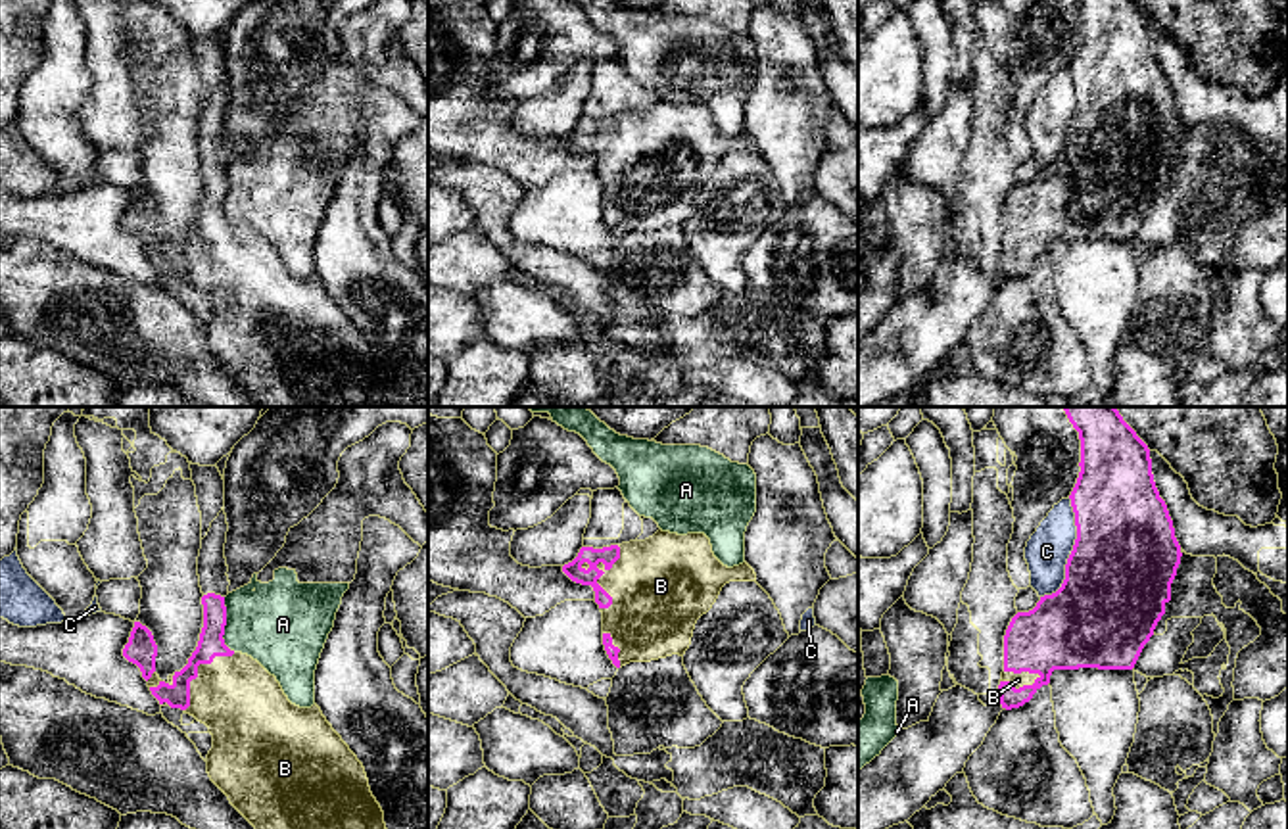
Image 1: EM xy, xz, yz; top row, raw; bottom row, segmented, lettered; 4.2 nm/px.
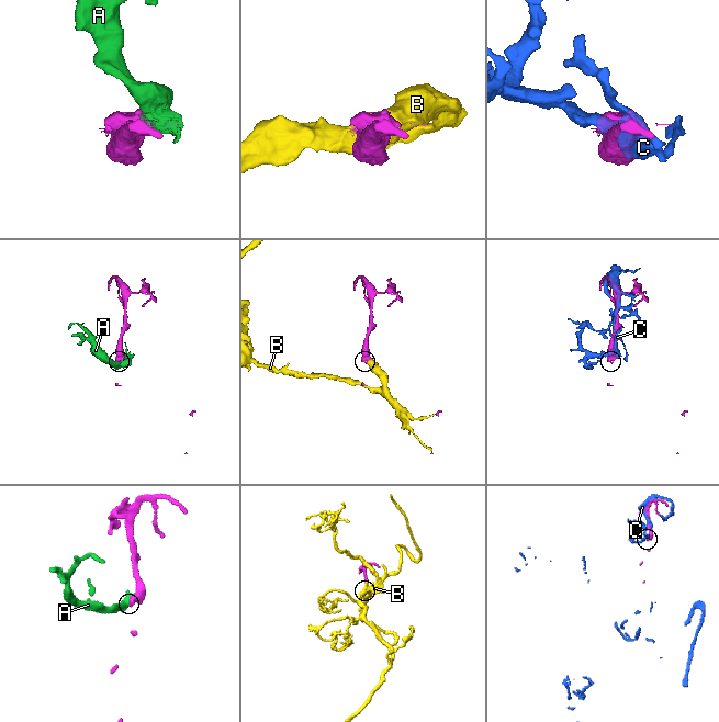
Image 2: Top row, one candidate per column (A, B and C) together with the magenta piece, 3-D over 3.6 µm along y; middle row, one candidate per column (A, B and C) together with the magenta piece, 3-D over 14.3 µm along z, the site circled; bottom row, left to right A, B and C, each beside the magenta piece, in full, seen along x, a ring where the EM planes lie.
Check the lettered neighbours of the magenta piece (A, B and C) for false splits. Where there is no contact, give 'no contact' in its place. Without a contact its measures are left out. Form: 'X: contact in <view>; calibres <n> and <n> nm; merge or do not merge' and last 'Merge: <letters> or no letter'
A: contact in xy; calibres 110 and 380 nm; do not merge
B: contact in xz; calibres 80 and 380 nm; merge
C: contact in yz; calibres 440 and 180 nm; do not merge
Merge: B

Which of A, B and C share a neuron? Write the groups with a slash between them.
A / B / C

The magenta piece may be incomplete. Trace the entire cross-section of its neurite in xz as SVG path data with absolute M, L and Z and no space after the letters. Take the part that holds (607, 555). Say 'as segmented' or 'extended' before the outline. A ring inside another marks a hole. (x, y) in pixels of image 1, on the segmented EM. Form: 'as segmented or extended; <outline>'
extended; M662 530L645 541L582 547L562 572L593 587L603 612L603 645L616 668L683 656L697 620L712 608L722 587L756 581L747 562L724 566L704 533Z

